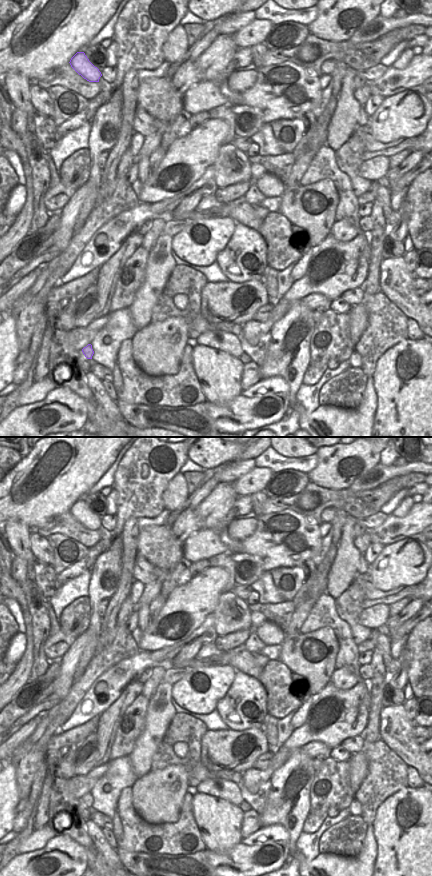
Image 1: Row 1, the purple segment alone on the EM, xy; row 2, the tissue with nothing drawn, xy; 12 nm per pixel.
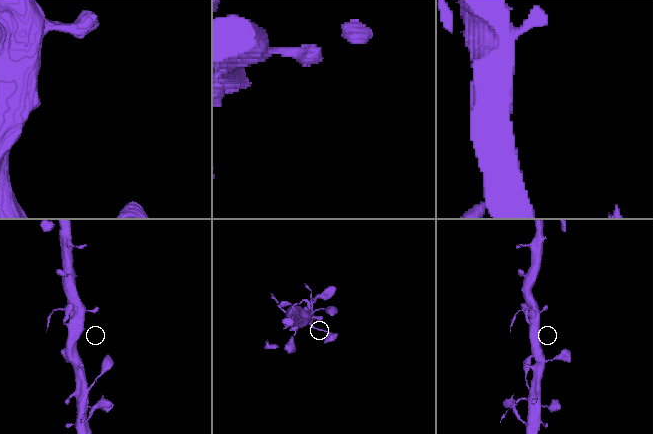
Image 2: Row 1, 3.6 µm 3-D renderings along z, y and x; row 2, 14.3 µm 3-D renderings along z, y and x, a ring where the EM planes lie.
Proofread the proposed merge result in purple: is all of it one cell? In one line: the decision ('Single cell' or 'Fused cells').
Single cell

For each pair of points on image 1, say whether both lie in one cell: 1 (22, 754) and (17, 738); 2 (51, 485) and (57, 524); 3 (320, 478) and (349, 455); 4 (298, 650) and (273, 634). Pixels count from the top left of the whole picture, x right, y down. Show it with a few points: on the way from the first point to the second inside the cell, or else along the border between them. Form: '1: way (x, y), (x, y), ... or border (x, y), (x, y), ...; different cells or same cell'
1: border (35, 729), (14, 751), (10, 759); different cells
2: border (68, 510), (53, 515), (36, 528); different cells
3: way (327, 472), (342, 457); same cell
4: border (286, 636), (281, 644); different cells

